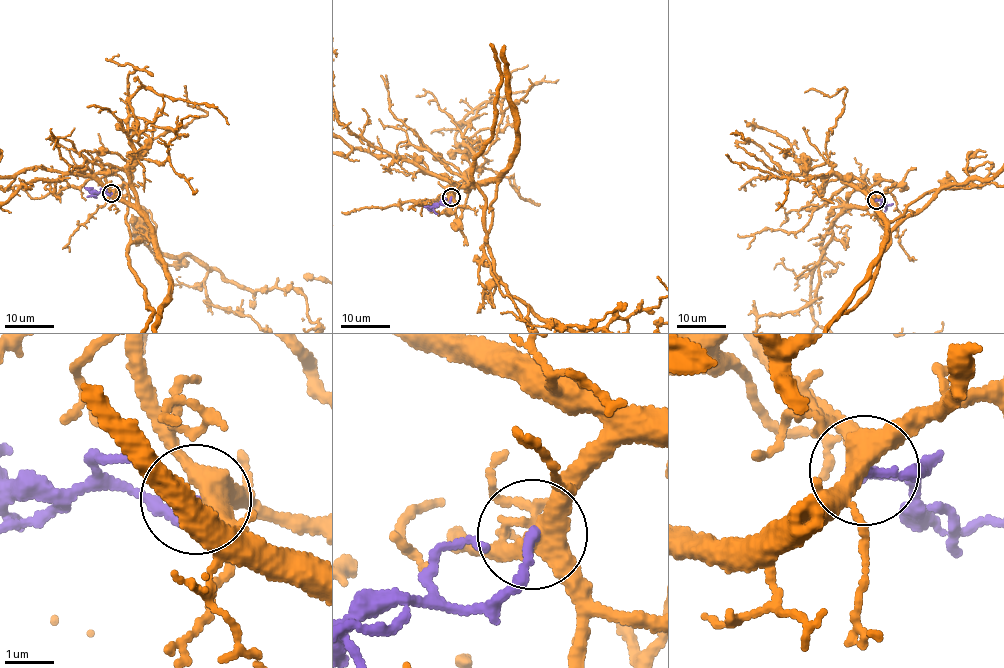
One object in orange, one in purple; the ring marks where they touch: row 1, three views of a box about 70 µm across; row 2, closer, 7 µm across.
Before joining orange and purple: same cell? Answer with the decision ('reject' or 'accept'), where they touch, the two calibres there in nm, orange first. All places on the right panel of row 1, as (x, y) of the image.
reject; place (876, 200); calibres 400 and 180 nm

